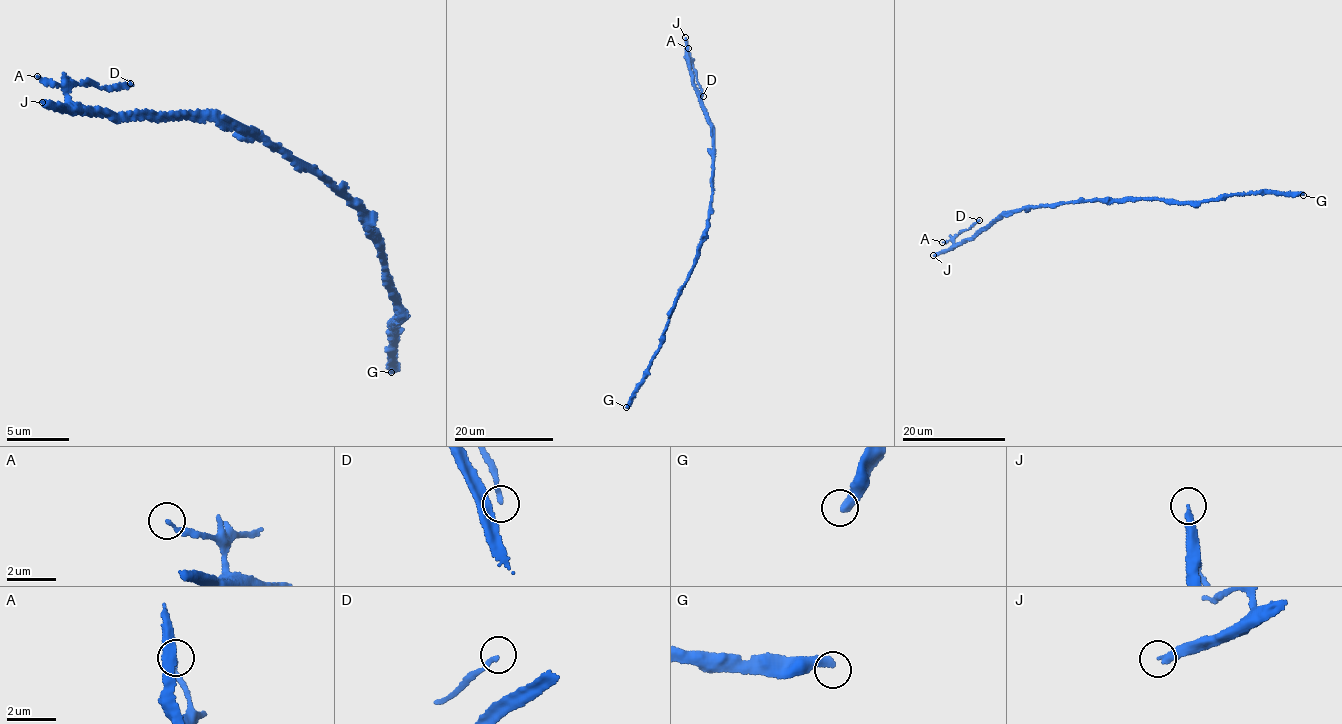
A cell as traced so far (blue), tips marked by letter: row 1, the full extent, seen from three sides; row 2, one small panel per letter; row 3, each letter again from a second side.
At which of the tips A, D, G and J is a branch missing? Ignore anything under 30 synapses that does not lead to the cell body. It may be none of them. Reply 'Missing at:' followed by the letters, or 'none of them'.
Missing at: J

